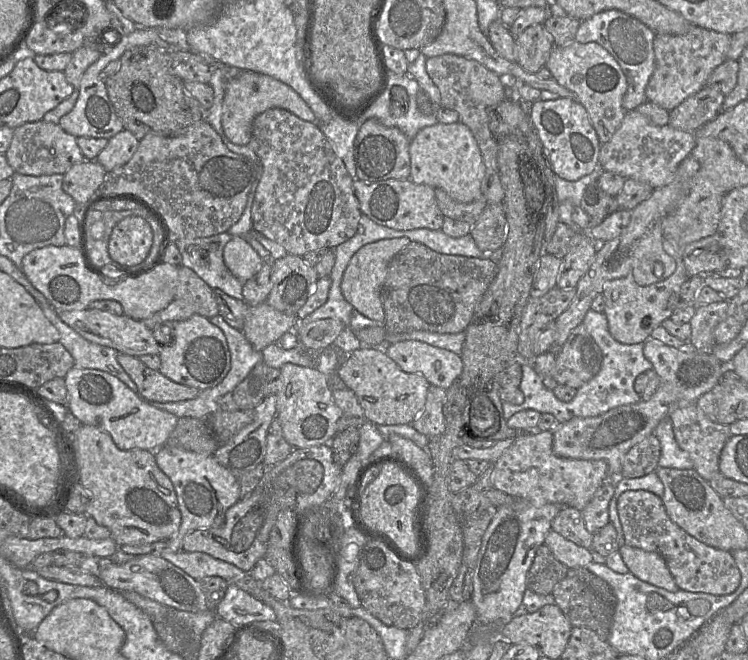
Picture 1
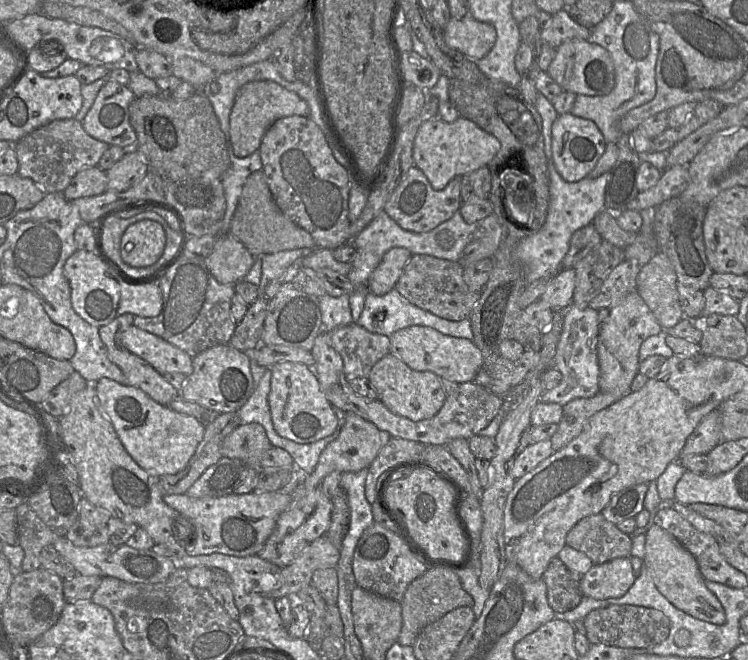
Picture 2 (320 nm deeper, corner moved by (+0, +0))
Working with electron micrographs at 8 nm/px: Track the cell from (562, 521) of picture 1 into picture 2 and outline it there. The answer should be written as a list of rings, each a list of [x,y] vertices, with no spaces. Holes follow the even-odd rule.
[[[600,513],[579,520],[567,533],[566,545],[584,553],[594,564],[632,556],[632,538]]]

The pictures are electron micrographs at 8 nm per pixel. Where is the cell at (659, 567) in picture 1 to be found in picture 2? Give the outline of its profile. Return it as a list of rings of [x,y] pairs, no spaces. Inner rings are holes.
[[[656,524],[646,531],[643,563],[657,589],[677,609],[706,622],[717,625],[725,623],[725,610],[716,595],[706,587],[706,581],[693,554],[672,534]]]

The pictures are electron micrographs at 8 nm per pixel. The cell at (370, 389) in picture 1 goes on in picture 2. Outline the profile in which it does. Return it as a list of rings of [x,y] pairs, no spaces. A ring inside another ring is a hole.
[[[391,352],[372,367],[368,379],[376,390],[378,399],[391,412],[412,421],[435,416],[447,398],[440,378],[436,374],[430,371],[415,371]]]

